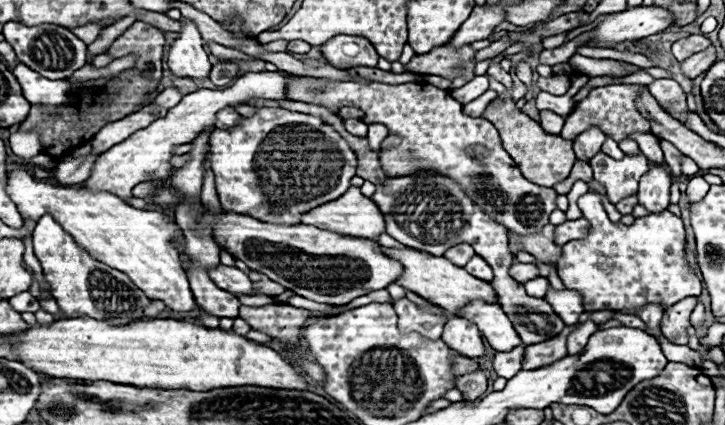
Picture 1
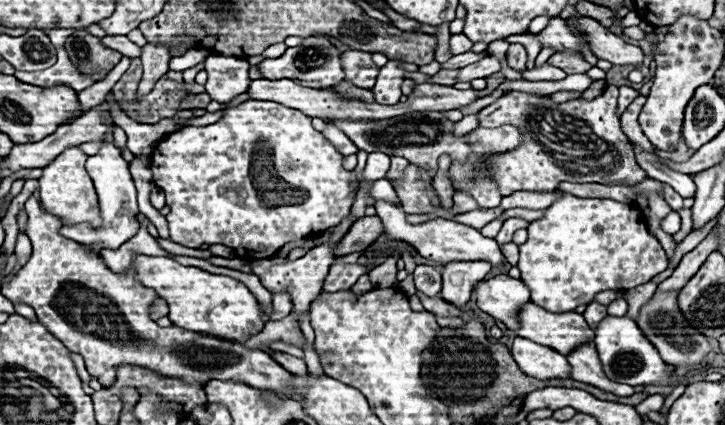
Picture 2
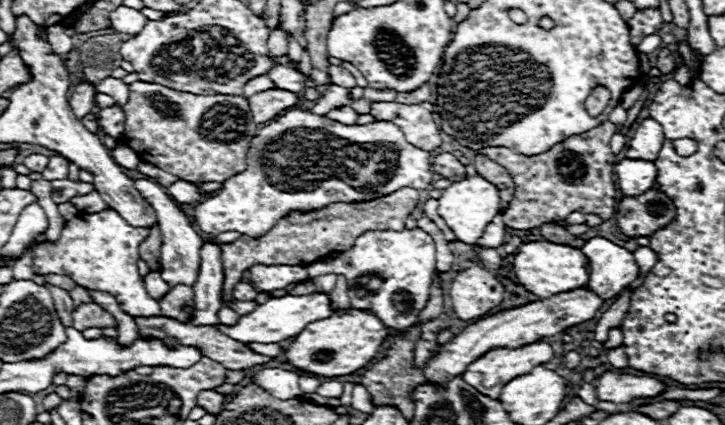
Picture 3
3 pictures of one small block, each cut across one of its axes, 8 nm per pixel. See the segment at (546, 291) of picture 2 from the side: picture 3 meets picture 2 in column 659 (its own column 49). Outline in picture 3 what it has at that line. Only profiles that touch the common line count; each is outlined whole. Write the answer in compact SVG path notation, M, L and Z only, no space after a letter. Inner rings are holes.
M104 210L104 212L96 212L96 214L76 216L76 218L66 222L66 226L64 226L64 230L62 230L62 234L56 242L42 242L42 244L36 246L32 270L34 270L34 274L42 274L42 276L44 274L64 274L86 290L98 290L98 292L112 294L126 314L150 318L150 314L160 314L160 306L146 292L144 280L142 280L142 276L138 272L138 266L136 266L136 262L140 258L138 244L146 236L148 236L146 228L132 228L116 210Z

